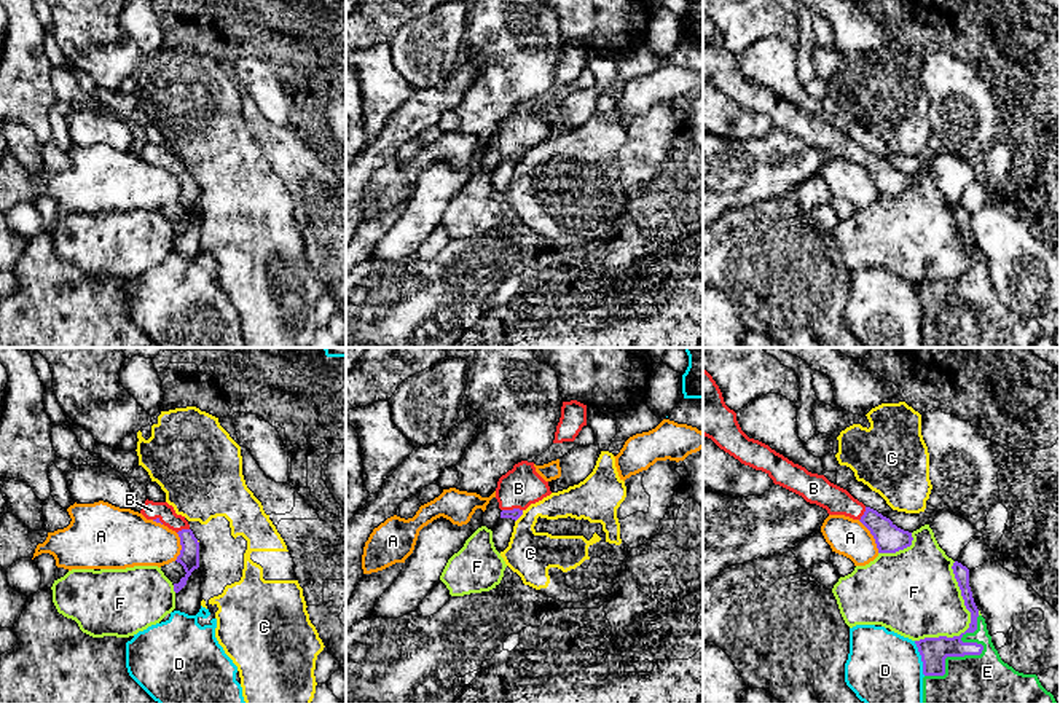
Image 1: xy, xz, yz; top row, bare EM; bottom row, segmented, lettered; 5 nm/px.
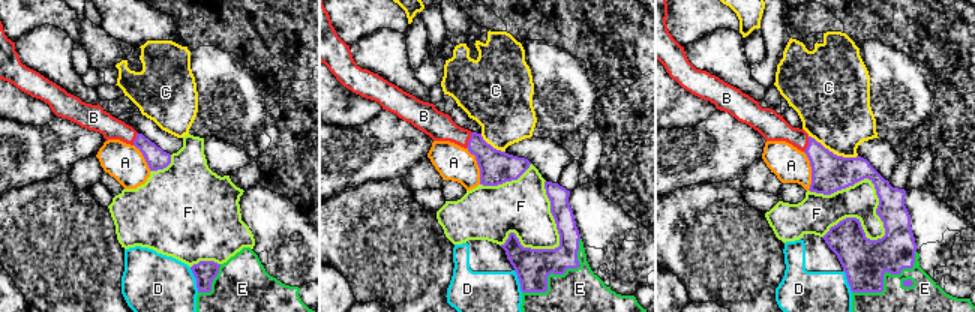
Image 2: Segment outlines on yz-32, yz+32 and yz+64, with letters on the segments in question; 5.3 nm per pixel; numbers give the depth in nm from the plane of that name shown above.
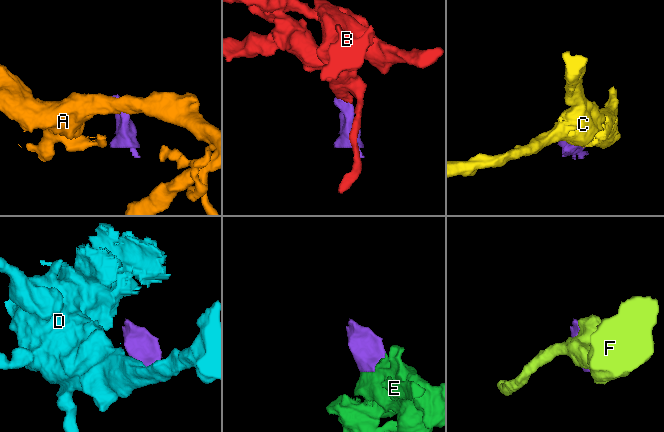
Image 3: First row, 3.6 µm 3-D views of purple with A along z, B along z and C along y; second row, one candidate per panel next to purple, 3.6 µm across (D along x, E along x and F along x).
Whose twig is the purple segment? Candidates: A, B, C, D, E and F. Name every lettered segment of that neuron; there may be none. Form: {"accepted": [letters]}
{"accepted": ["B", "E"]}

